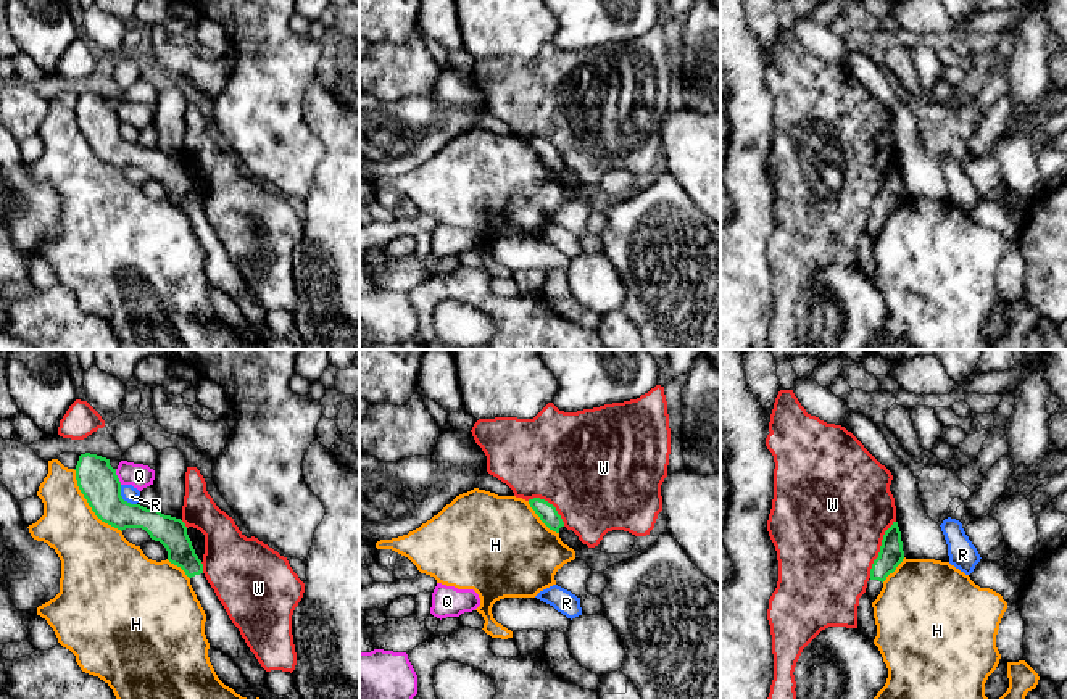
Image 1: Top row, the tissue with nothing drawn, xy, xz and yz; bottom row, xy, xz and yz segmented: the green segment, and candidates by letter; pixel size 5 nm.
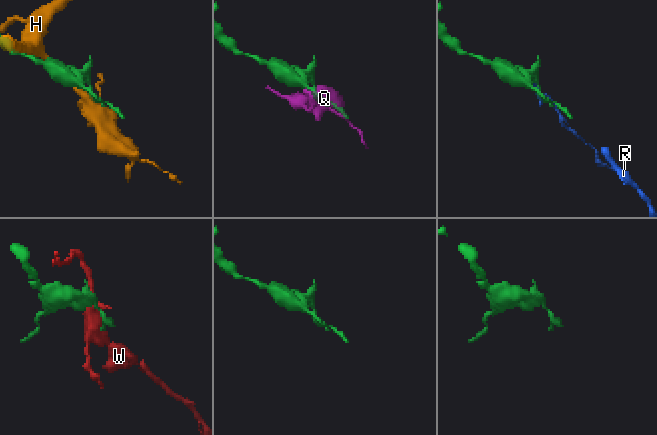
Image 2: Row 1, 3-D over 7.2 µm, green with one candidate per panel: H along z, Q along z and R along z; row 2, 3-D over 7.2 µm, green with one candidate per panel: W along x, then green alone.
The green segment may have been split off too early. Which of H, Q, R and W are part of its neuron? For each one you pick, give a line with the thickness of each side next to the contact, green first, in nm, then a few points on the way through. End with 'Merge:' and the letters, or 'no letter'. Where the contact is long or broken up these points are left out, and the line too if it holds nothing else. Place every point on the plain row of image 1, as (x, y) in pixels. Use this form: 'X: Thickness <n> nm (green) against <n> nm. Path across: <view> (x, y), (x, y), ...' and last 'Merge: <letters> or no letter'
Merge: no letter

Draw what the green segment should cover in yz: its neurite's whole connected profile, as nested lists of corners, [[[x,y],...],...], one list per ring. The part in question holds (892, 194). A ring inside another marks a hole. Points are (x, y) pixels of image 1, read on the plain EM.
[[[898,161],[885,171],[878,196],[874,200],[870,208],[870,217],[867,221],[866,232],[874,242],[883,227],[883,221],[896,206],[903,201],[904,190],[901,180],[901,171]]]

